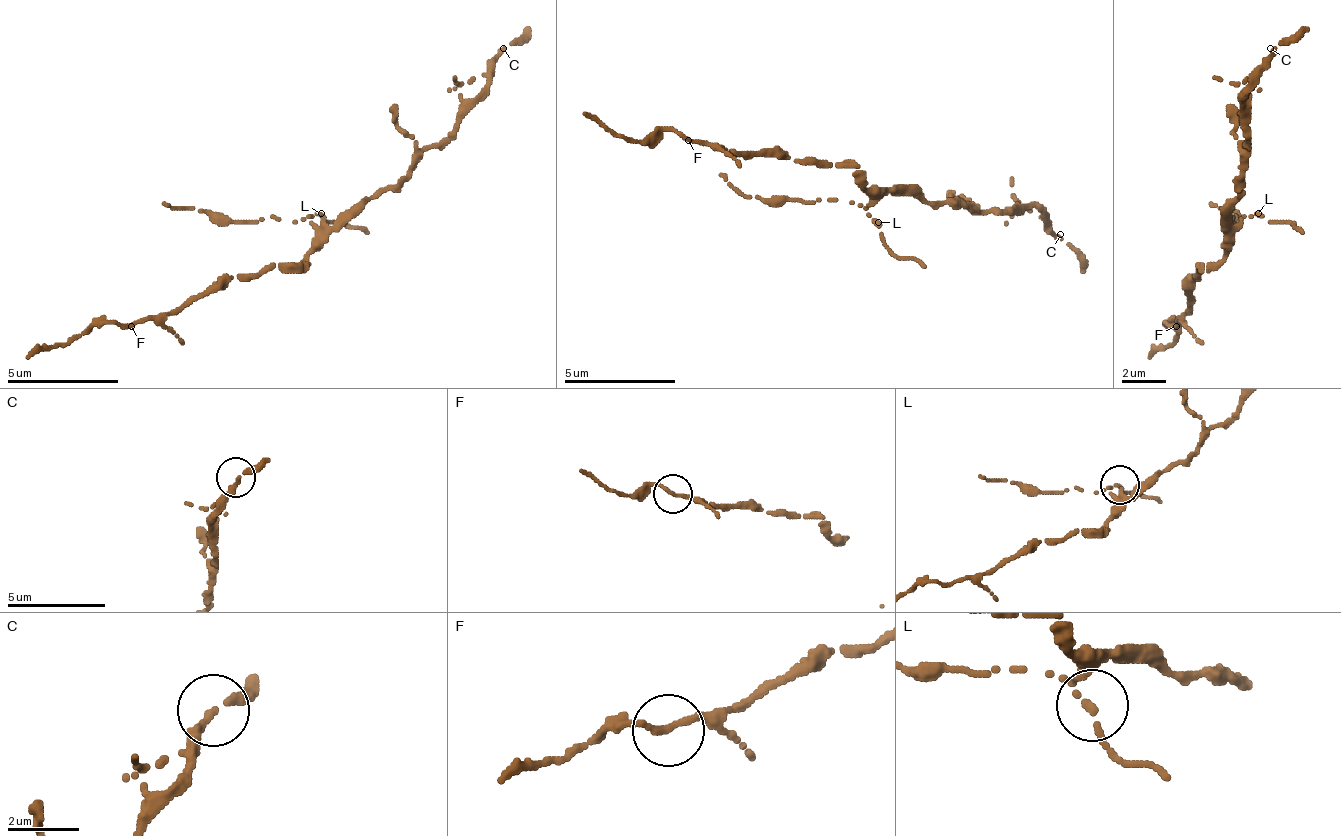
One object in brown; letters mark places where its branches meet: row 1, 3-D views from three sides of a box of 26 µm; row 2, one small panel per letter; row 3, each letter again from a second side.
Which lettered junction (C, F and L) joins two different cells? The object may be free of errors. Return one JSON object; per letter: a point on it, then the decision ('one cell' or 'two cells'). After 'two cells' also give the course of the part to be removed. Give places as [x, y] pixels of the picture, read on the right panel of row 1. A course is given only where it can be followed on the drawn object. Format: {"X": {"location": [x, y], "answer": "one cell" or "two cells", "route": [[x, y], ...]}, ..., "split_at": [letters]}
{"C": {"location": [1270, 48], "answer": "one cell"}, "F": {"location": [1176, 326], "answer": "one cell"}, "L": {"location": [1258, 213], "answer": "two cells", "route": [[1259, 215], [1237, 220], [1231, 209], [1209, 204]]}, "split_at": ["L"]}

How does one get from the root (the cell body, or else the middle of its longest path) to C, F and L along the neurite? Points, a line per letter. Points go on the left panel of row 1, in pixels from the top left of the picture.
C: (314, 254), (331, 231), (370, 198), (386, 193), (459, 120), (486, 87), (486, 70), (503, 48)
F: (314, 254), (303, 265), (264, 265), (253, 276), (214, 281), (164, 315), (147, 315), (131, 326)
L: (314, 254), (314, 226), (309, 215), (320, 215)

